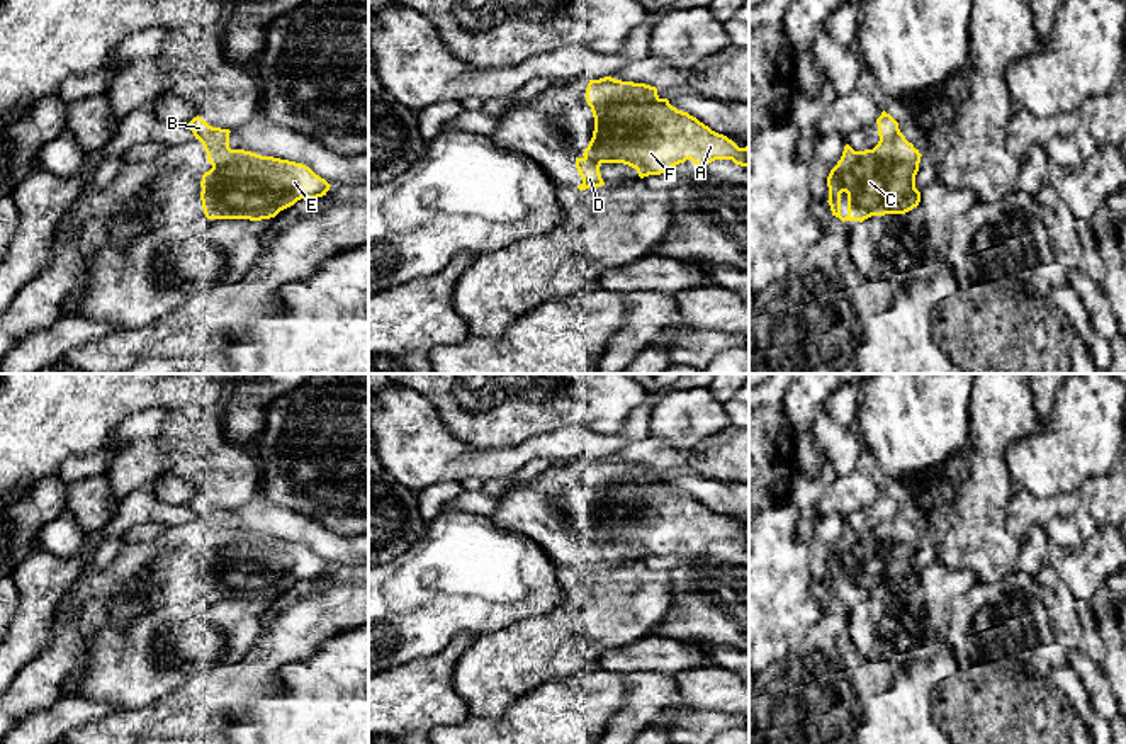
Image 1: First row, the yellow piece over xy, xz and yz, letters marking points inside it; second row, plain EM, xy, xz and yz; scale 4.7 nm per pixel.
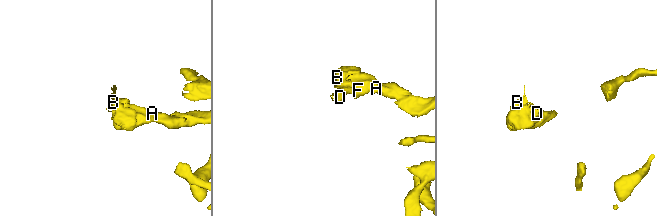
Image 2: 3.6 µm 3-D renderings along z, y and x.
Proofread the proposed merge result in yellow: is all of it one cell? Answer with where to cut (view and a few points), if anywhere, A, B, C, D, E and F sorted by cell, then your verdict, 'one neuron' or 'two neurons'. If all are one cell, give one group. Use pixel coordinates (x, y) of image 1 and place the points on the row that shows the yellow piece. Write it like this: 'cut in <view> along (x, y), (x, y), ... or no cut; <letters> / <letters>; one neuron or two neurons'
cut in xy along (260, 155), (250, 162), (218, 162), (213, 165); A C E F / B D; two neurons

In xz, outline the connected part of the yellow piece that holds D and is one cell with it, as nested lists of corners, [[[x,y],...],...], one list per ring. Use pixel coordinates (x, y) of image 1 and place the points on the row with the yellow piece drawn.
[[[576,158],[576,168],[583,178],[583,183],[577,185],[579,190],[605,185],[601,173],[600,173],[600,166],[601,163],[596,160]]]

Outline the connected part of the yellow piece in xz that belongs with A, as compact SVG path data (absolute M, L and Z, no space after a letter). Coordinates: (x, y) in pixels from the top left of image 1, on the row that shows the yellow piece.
M611 76L589 80L586 102L600 116L594 119L593 138L583 156L600 163L623 163L637 170L639 177L661 175L673 166L691 160L696 166L705 166L715 160L732 160L735 165L749 166L749 146L739 148L732 139L712 131L688 112L678 110L667 99L657 95L657 88L645 83L622 82Z

